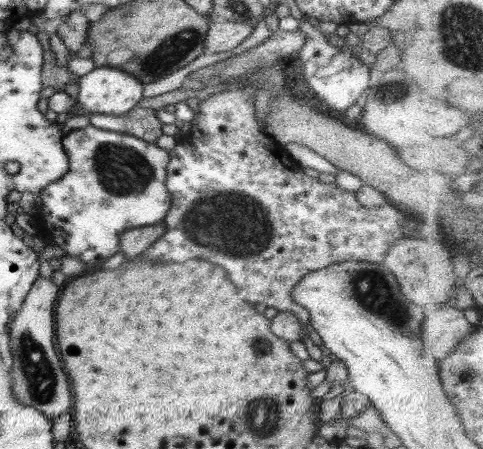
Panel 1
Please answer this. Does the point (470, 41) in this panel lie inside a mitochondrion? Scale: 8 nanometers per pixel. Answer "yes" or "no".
yes

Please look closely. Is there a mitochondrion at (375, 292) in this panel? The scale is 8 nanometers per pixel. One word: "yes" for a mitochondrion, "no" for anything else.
yes

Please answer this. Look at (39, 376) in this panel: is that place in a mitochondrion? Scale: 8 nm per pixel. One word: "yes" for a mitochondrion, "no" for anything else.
yes

